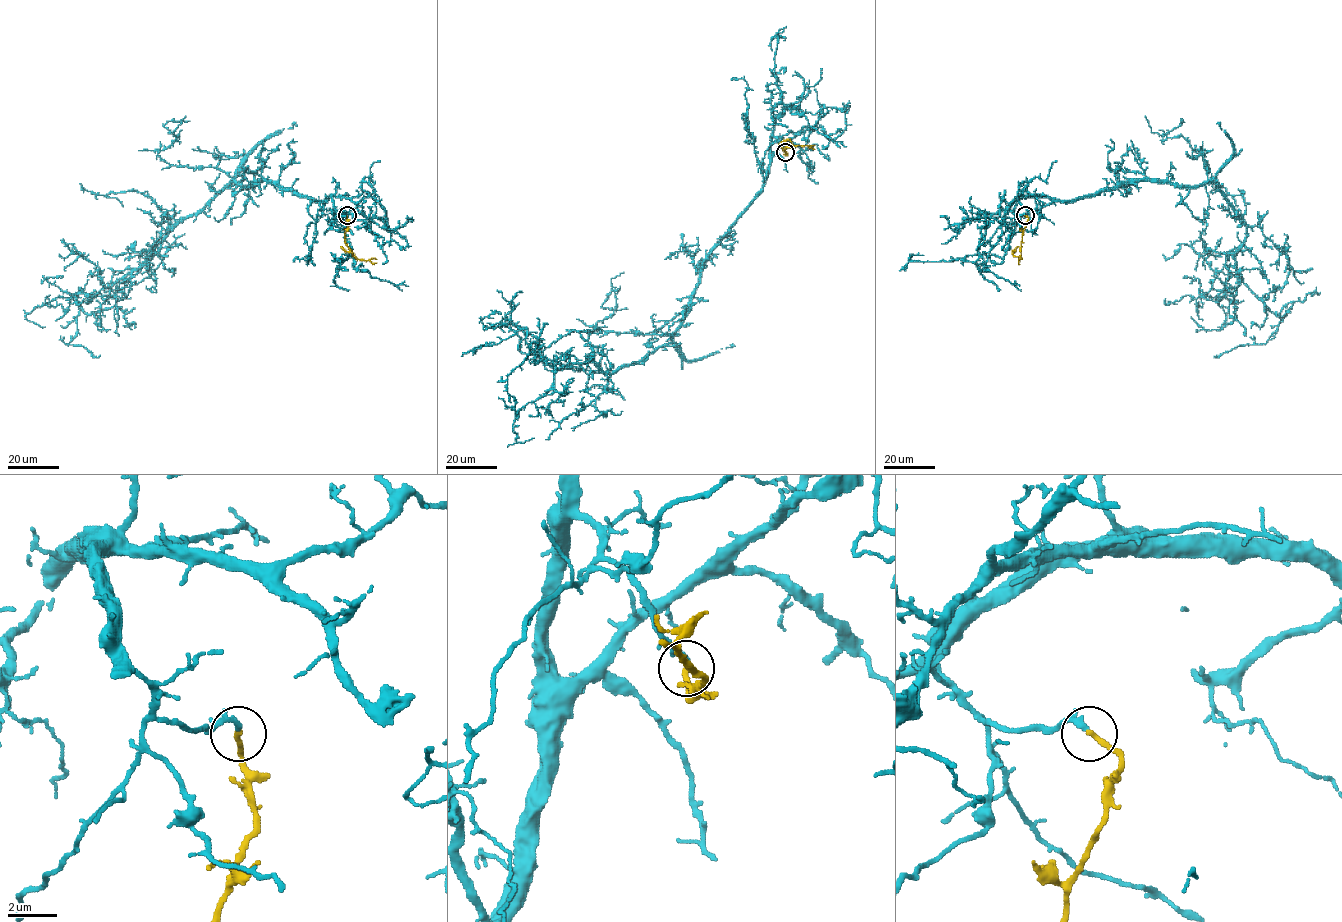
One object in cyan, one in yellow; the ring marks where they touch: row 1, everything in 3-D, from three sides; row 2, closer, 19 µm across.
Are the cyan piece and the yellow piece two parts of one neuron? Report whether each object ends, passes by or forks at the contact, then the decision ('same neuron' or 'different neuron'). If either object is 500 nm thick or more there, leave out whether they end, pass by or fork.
cyan passes by | yellow ends | same neuron

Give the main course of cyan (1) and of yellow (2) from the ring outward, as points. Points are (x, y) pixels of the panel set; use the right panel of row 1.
1: (1025, 215), (1213, 180), (1240, 279), (1292, 303), (1215, 356)
2: (1025, 215), (1028, 220), (1018, 260), (1022, 259)

